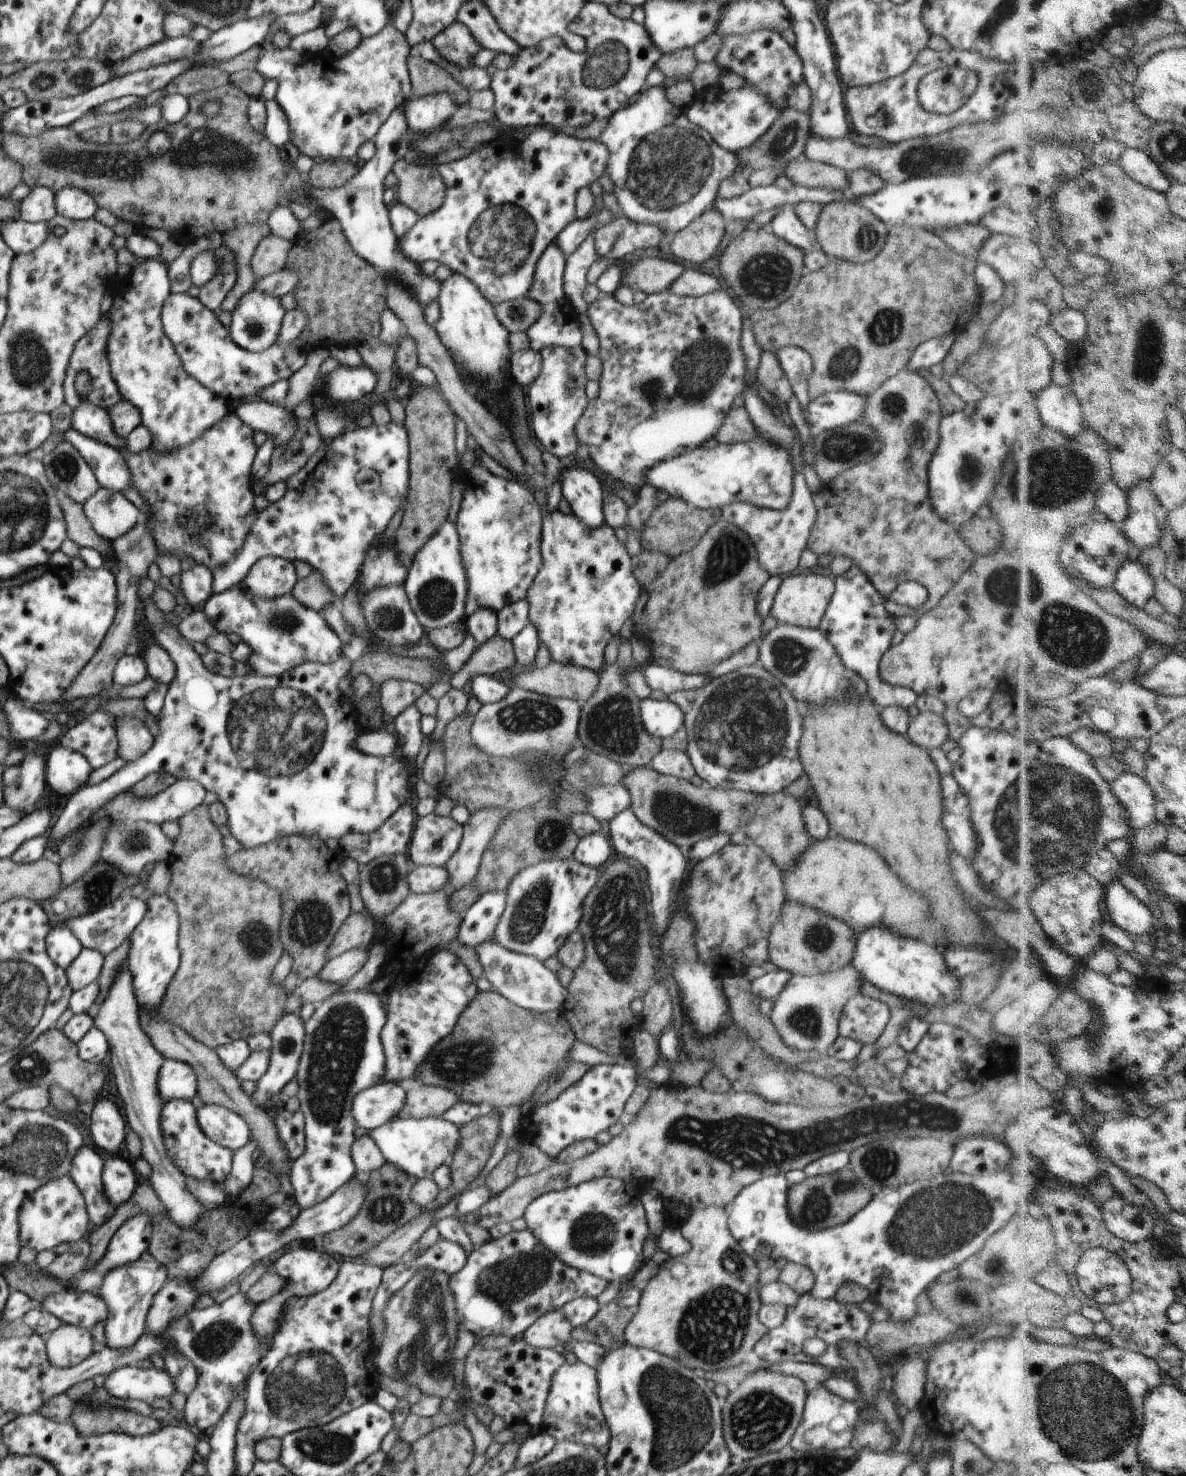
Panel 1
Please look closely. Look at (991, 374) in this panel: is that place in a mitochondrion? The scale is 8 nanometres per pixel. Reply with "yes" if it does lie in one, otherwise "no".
no

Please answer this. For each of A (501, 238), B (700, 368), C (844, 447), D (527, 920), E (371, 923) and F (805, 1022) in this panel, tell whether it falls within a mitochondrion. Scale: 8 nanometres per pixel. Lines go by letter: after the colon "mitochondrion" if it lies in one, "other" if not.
A: mitochondrion
B: mitochondrion
C: mitochondrion
D: mitochondrion
E: other
F: mitochondrion

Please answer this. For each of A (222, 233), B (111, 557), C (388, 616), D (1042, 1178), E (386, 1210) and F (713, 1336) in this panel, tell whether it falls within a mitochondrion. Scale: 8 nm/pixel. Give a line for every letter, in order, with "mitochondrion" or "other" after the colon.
A: other
B: other
C: mitochondrion
D: other
E: mitochondrion
F: mitochondrion

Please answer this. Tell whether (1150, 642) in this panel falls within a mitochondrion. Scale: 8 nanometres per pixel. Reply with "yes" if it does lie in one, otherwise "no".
no

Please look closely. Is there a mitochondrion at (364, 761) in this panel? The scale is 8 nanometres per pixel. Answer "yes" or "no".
no

